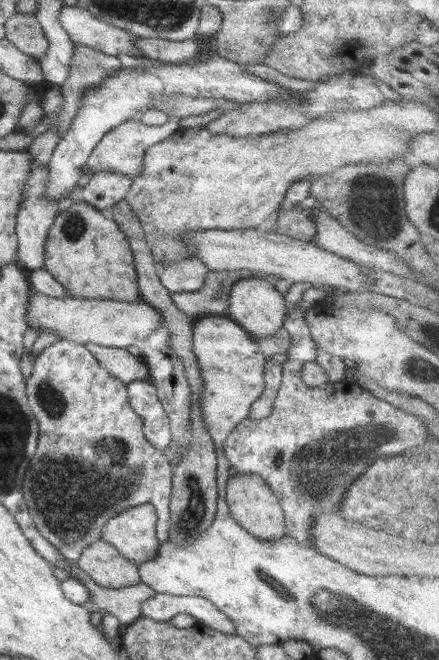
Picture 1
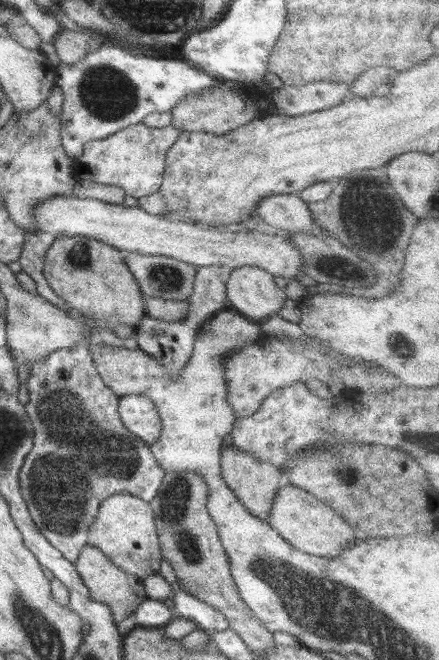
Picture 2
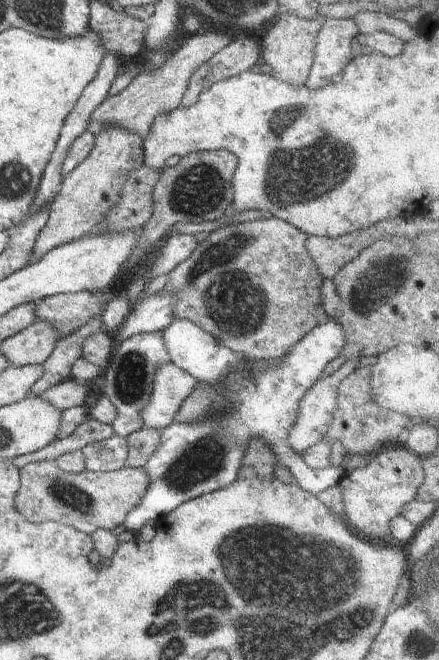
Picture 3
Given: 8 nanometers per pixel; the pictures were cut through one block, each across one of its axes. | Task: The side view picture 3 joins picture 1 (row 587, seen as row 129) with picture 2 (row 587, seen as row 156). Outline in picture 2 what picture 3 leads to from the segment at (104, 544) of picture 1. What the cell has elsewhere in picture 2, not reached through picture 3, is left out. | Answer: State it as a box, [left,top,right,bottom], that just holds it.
[75,544,147,625]

